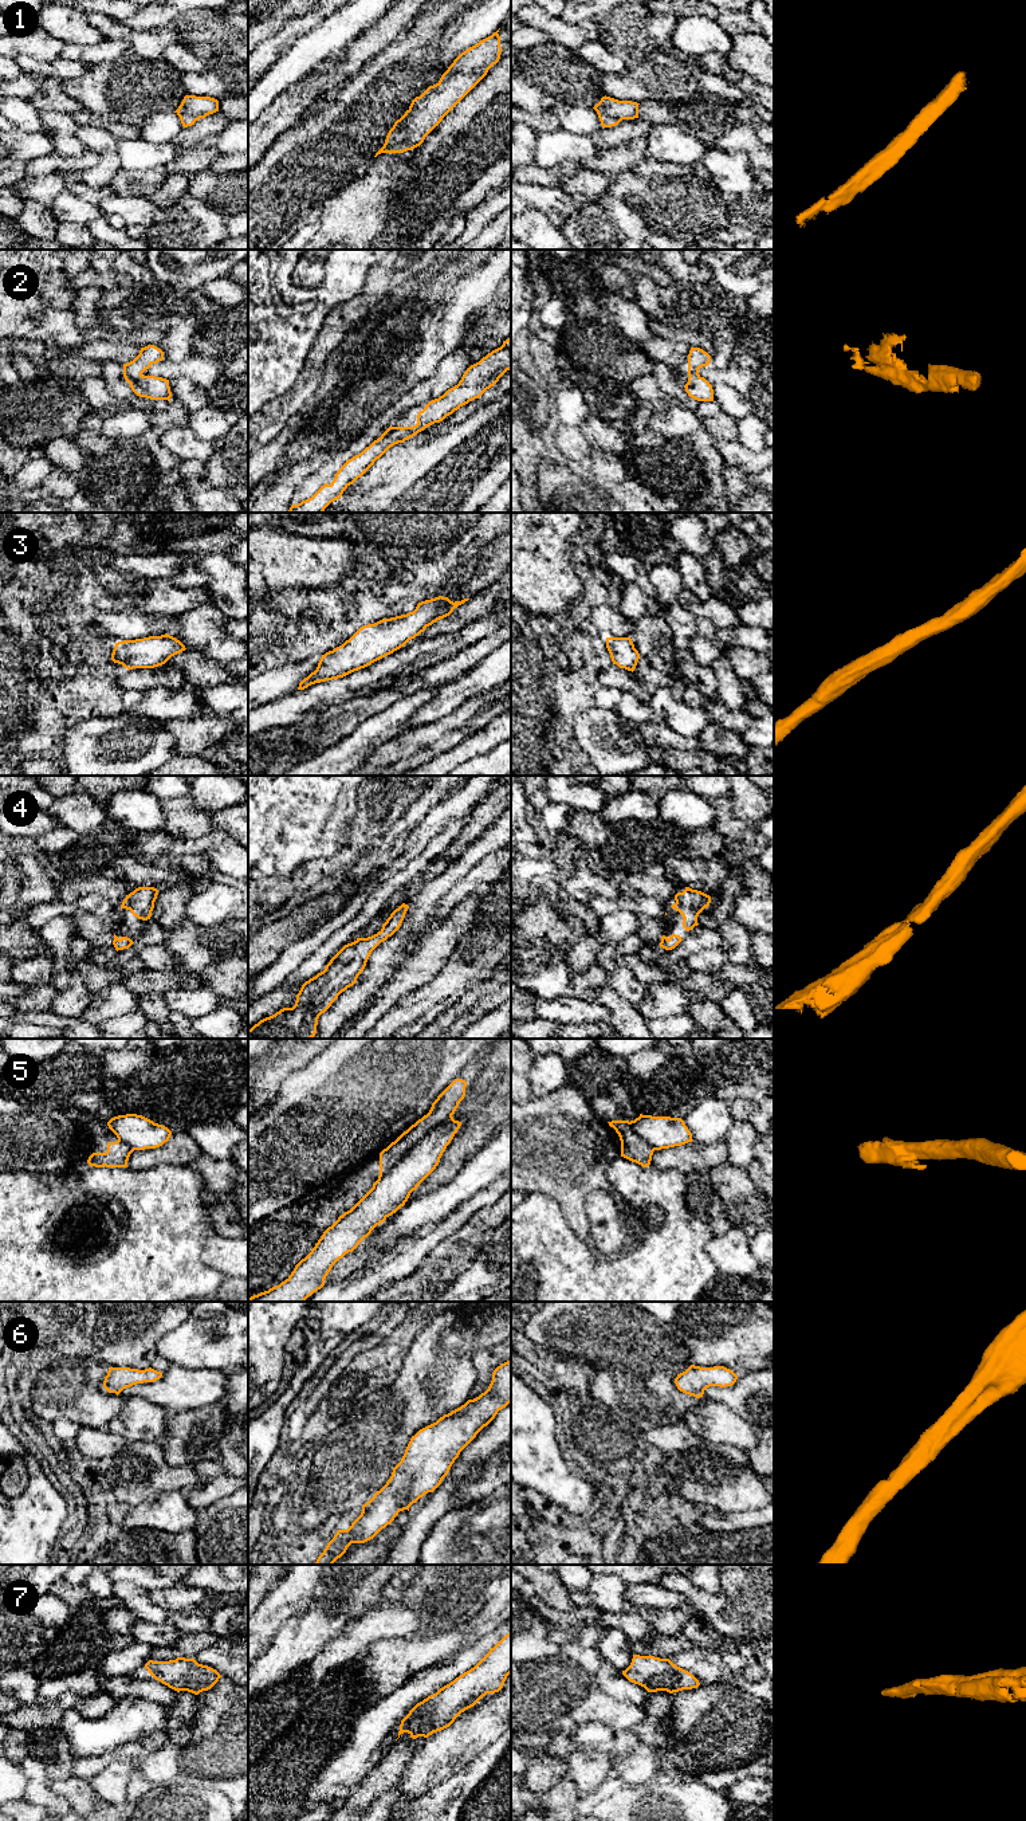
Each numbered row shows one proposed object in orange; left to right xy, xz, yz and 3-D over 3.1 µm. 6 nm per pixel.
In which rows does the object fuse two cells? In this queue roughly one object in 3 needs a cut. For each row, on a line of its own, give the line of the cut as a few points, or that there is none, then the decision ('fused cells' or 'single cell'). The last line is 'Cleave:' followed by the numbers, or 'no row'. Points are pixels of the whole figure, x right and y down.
1: cut none; single cell
2: cut none; single cell
3: cut none; single cell
4: cut none; single cell
5: cut xz (451, 1115), (429, 1130), (378, 1178); fused cells
6: cut none; single cell
7: cut none; single cell
Cleave: 5

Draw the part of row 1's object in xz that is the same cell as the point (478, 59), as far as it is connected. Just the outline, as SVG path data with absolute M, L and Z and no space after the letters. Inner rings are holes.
M499 28L500 30L500 28ZM499 30L491 36L461 52L440 81L416 97L405 114L389 130L384 146L376 153L404 153L420 146L425 137L443 121L443 118L487 75L488 70L500 59Z

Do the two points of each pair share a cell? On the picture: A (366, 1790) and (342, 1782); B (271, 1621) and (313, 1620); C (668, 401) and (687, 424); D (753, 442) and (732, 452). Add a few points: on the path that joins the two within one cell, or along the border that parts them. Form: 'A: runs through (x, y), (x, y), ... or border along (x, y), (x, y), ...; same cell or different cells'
A: border along (377, 1763), (339, 1806); different cells
B: border along (311, 1600), (283, 1627), (270, 1647); different cells
C: border along (676, 403), (669, 407), (655, 408); different cells
D: border along (736, 440), (754, 452); different cells

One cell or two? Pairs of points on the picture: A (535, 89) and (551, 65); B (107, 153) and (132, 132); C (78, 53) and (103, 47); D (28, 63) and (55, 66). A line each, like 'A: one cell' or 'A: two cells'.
A: one cell
B: two cells
C: one cell
D: one cell

